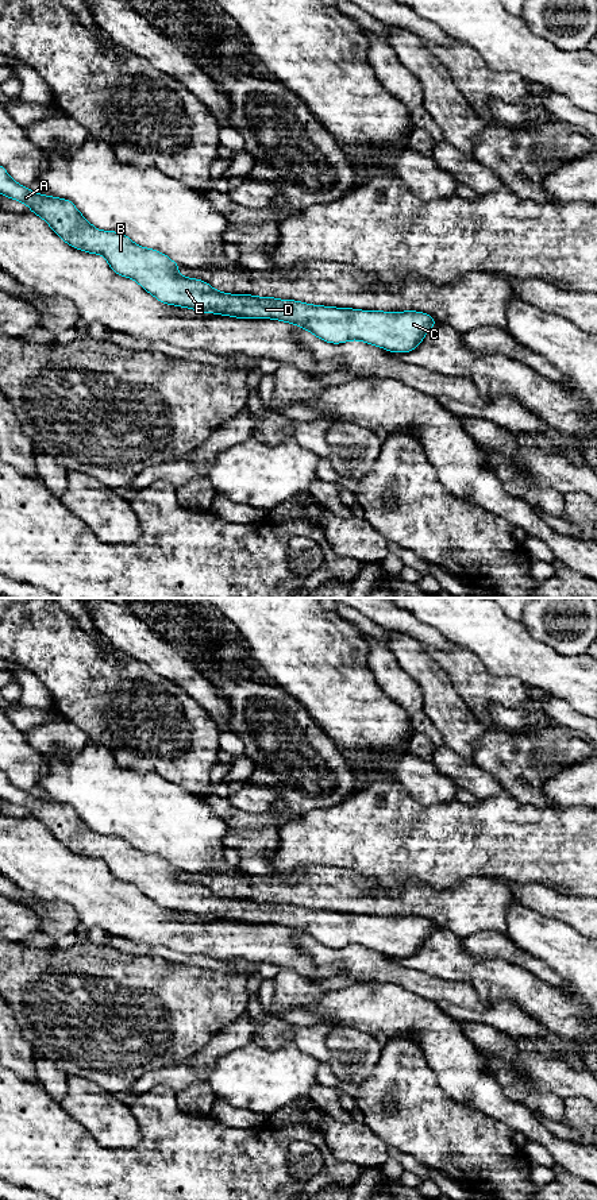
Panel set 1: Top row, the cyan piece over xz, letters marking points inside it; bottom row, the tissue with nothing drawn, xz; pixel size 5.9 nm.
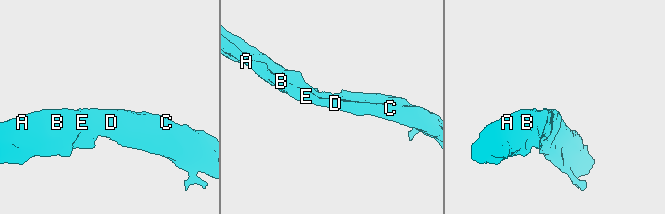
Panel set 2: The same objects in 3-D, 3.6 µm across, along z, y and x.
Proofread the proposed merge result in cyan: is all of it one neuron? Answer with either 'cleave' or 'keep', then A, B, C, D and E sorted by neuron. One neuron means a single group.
keep; A B C D E

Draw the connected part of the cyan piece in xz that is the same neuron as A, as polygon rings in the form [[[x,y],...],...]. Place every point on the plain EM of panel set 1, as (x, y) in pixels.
[[[0,771],[0,798],[28,810],[32,818],[41,821],[53,836],[72,852],[89,858],[103,860],[113,877],[136,885],[147,898],[166,910],[178,910],[203,918],[217,918],[236,923],[274,923],[300,930],[304,935],[312,937],[327,948],[339,949],[348,945],[361,945],[390,957],[413,956],[421,948],[430,933],[439,929],[435,923],[423,917],[359,915],[309,910],[307,907],[277,904],[274,902],[222,898],[201,884],[181,881],[177,877],[181,871],[174,868],[165,858],[153,853],[139,852],[122,837],[100,836],[95,833],[70,804],[38,799],[22,791],[8,780],[3,771]]]

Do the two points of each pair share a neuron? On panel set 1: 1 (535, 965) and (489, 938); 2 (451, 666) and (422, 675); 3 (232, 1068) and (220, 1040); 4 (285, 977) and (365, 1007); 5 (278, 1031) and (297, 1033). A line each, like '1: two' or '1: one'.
1: one
2: two
3: two
4: two
5: one

